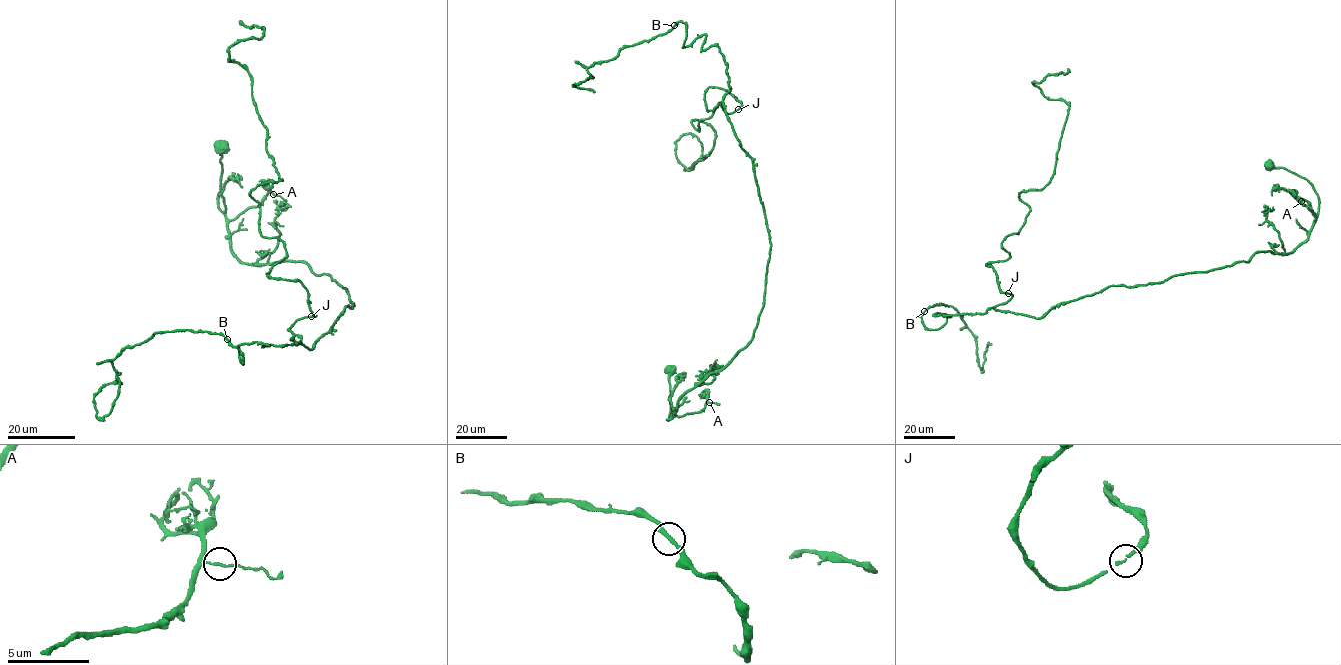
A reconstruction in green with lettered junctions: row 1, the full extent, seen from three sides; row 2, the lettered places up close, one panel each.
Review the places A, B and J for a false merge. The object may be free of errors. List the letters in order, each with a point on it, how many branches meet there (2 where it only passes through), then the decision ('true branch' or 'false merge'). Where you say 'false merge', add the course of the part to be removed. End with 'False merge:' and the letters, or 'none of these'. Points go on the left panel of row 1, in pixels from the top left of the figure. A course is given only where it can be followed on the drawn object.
A: at (273, 194); 2 branches meet; true branch
B: at (227, 339); 2 branches meet; true branch
J: at (311, 316); 2 branches meet; true branch
False merge: none of these

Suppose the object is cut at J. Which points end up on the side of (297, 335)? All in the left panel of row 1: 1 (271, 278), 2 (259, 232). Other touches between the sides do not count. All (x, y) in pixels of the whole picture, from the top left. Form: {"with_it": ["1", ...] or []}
{"with_it": []}

